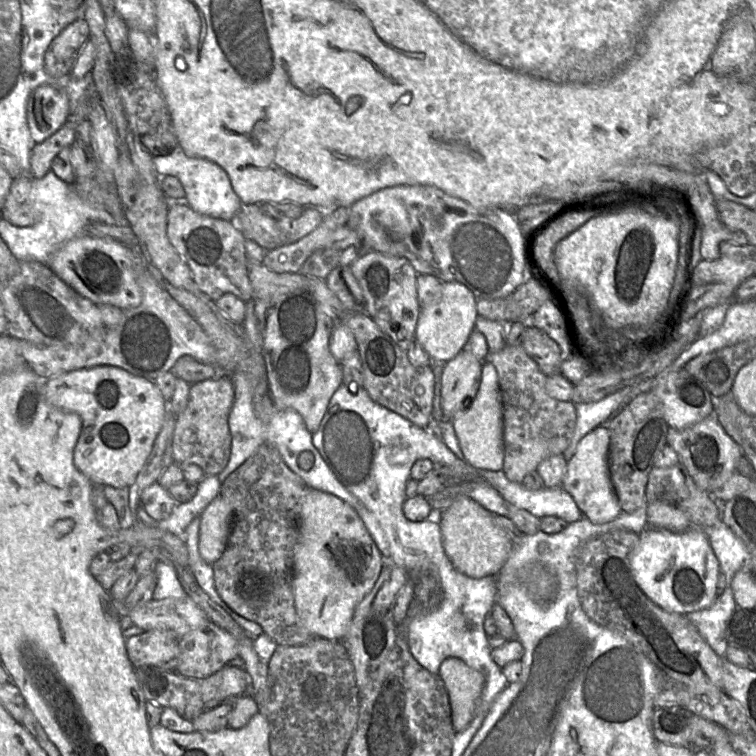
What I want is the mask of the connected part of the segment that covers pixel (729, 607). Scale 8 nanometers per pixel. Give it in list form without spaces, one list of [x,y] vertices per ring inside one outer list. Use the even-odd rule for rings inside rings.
[[[727,588],[710,607],[686,615],[712,650],[721,658],[728,646],[725,638],[726,626],[737,608],[733,589]]]

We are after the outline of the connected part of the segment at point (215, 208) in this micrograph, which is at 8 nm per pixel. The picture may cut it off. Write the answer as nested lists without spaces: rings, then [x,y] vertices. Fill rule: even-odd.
[[[178,144],[168,154],[153,157],[153,162],[160,177],[172,175],[179,179],[185,190],[184,202],[197,213],[232,221],[243,205],[227,173],[218,164],[203,158],[188,157]]]

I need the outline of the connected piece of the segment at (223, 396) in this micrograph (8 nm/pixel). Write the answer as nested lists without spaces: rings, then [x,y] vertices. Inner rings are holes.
[[[219,371],[219,375],[215,378],[193,383],[190,385],[188,406],[176,418],[174,436],[173,436],[174,463],[177,463],[177,464],[194,463],[203,469],[205,475],[218,475],[226,467],[229,461],[229,458],[230,458],[230,453],[231,453],[231,432],[229,428],[228,418],[229,418],[229,414],[230,414],[233,402],[234,402],[234,398],[235,398],[235,390],[234,390],[233,382],[231,378],[225,374],[225,372]]]

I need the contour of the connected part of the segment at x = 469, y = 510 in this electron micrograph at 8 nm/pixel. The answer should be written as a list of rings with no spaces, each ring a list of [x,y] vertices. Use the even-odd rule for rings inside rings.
[[[466,495],[457,497],[439,516],[444,551],[460,573],[471,578],[497,575],[510,555],[513,542],[493,521],[493,515]]]

